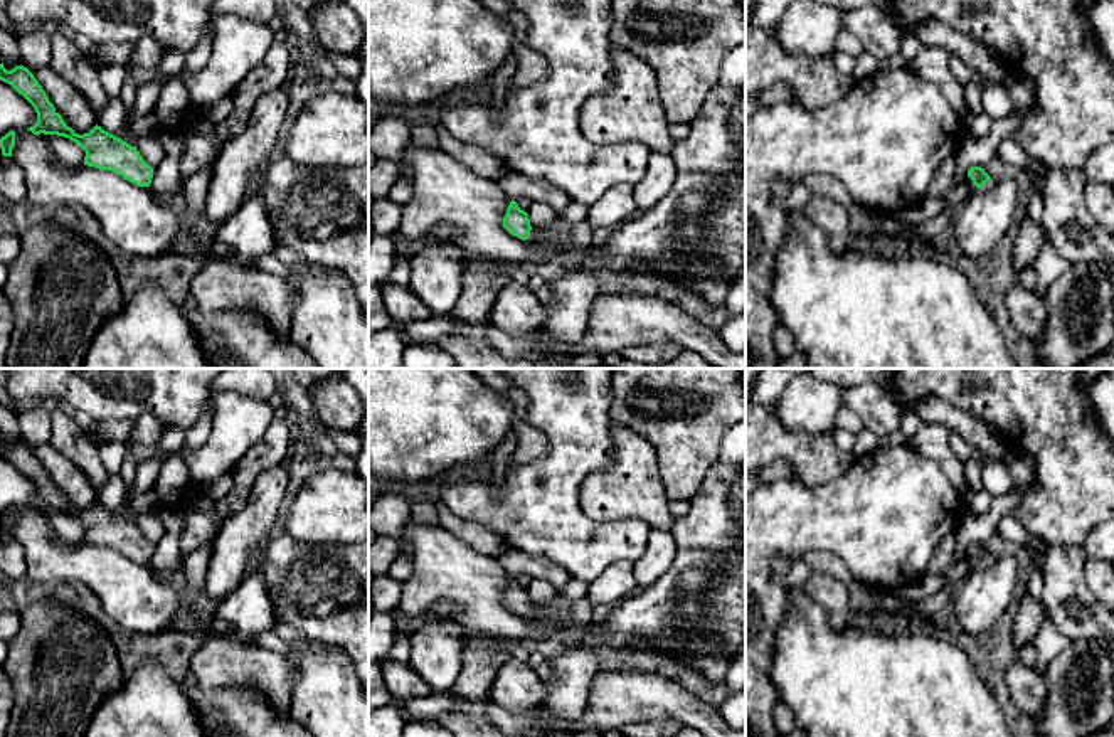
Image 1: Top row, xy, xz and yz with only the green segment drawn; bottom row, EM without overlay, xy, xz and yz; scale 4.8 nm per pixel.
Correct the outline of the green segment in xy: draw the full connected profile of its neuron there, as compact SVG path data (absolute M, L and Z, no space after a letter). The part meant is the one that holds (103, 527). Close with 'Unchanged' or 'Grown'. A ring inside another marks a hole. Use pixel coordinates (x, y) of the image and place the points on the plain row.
M2 439L0 458L10 461L34 483L37 500L27 505L29 508L37 513L44 510L69 515L86 528L84 542L111 547L138 564L150 564L153 545L143 537L136 523L128 522L98 501L89 510L77 512L64 500L45 468L27 444L15 443L12 448L7 448Z. Unchanged

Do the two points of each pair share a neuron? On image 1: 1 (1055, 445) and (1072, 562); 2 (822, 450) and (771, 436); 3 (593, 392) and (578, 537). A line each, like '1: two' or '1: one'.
1: two
2: one
3: one

